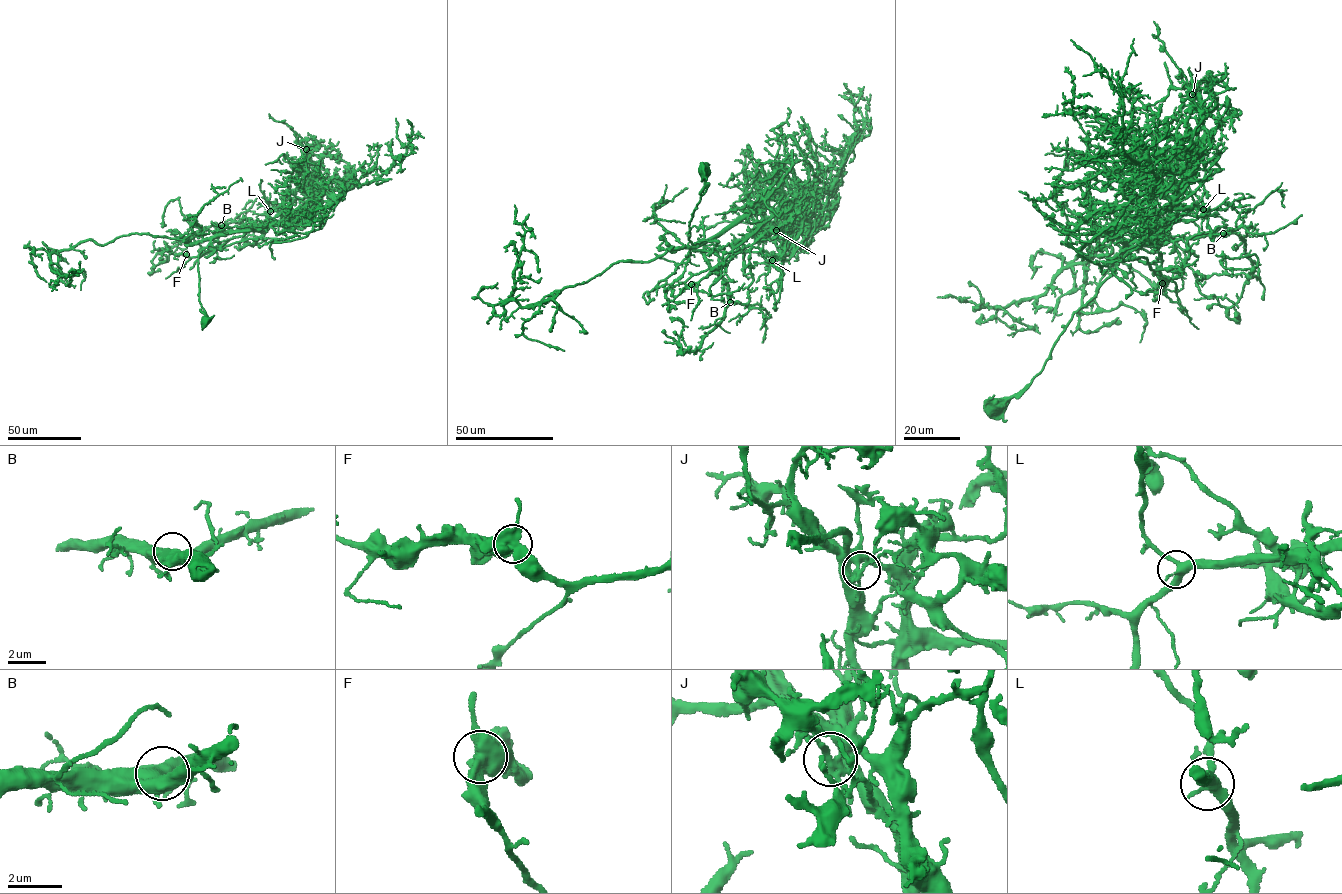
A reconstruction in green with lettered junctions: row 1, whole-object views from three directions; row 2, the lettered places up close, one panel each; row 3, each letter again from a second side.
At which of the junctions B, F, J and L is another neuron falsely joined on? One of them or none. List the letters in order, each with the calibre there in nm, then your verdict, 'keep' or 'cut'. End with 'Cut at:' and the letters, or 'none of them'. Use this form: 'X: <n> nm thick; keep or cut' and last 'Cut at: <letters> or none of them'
B: 480 nm thick; keep
F: 600 nm thick; keep
J: 240 nm thick; cut
L: 360 nm thick; keep
Cut at: J

